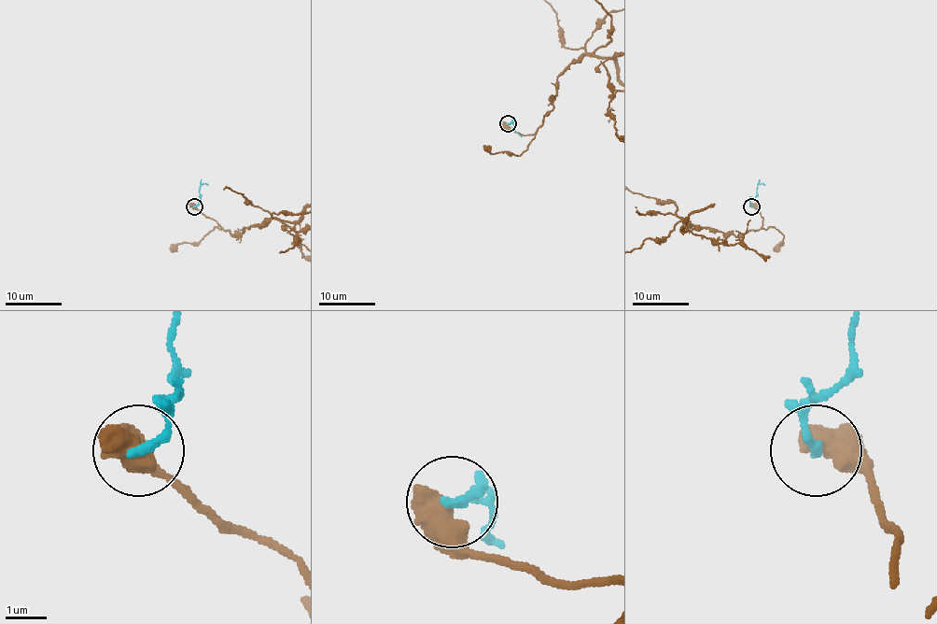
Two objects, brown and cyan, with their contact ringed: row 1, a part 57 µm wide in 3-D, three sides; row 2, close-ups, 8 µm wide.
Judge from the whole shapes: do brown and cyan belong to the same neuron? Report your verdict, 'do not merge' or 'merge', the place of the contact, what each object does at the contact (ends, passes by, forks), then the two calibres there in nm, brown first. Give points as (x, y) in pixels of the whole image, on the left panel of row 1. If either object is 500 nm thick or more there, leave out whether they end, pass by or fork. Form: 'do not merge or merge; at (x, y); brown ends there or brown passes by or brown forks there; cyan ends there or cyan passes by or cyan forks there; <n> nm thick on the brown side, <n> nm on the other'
do not merge; at (194, 206); 700 nm thick on the brown side, 240 nm on the other

